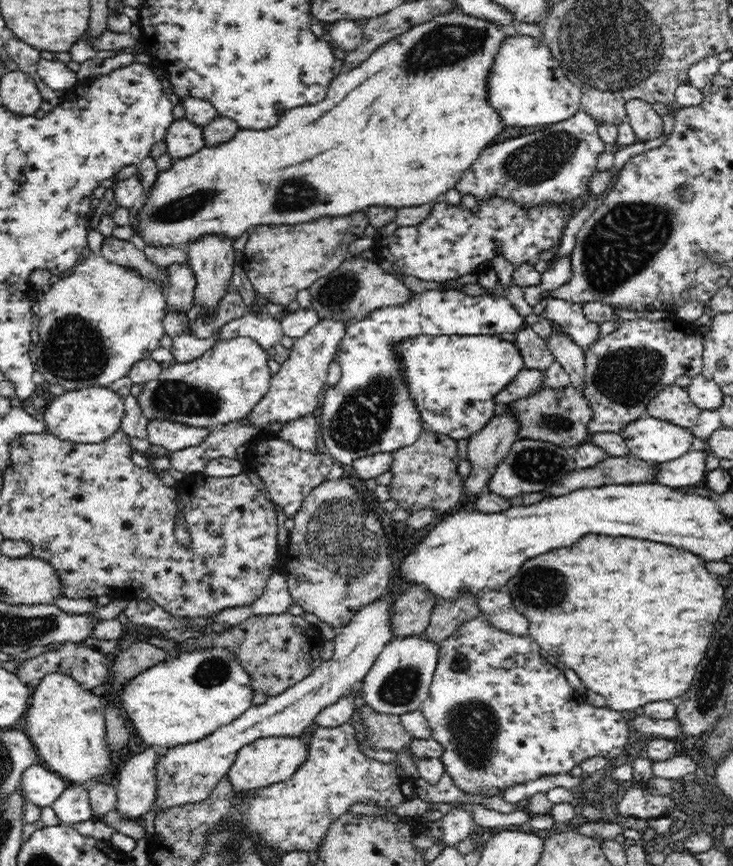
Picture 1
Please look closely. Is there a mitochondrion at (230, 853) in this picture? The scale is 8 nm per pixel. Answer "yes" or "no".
yes

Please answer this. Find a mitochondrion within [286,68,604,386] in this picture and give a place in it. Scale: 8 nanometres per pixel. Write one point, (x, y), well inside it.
(531, 162)

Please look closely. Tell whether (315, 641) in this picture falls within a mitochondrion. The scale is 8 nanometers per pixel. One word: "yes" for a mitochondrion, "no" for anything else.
no

